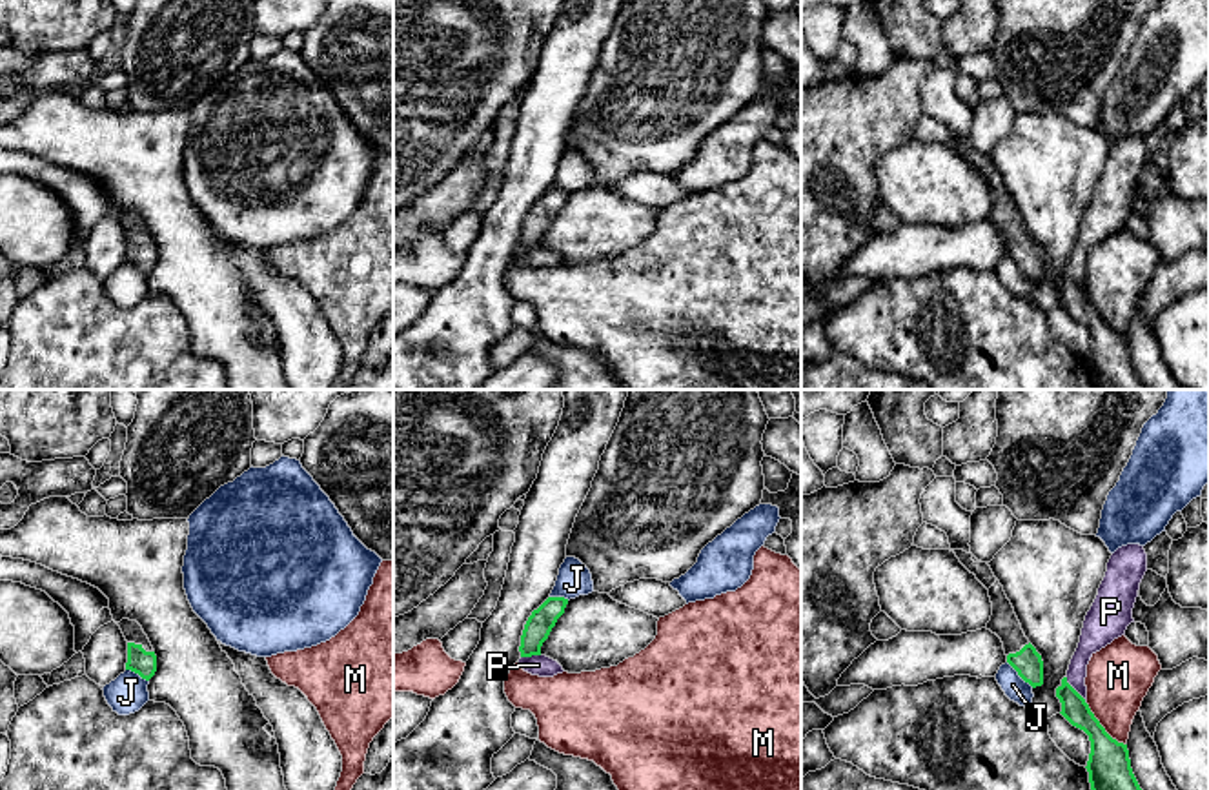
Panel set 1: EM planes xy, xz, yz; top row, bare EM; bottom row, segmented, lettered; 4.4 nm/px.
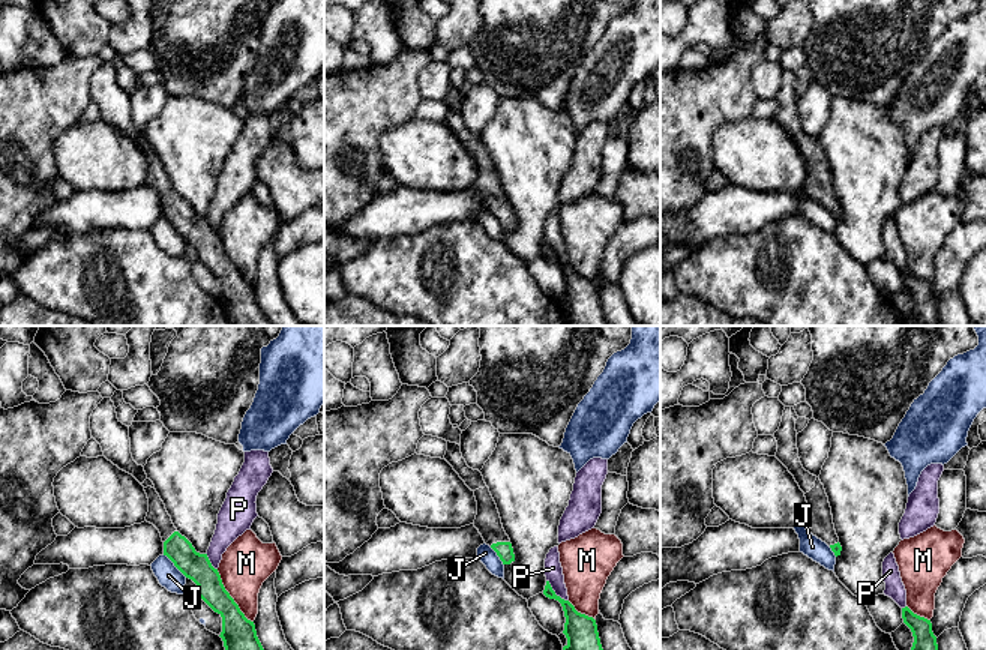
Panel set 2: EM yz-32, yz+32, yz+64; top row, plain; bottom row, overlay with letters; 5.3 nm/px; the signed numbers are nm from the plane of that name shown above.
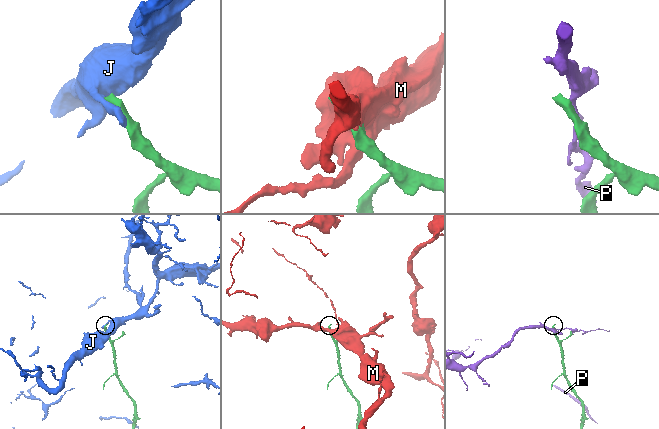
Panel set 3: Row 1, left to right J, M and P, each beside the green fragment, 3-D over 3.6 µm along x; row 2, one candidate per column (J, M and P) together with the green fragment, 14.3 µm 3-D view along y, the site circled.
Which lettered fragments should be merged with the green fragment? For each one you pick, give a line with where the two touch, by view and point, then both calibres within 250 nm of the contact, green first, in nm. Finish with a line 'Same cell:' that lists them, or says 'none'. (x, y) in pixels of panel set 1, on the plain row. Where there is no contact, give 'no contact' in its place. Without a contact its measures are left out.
Same cell: none

